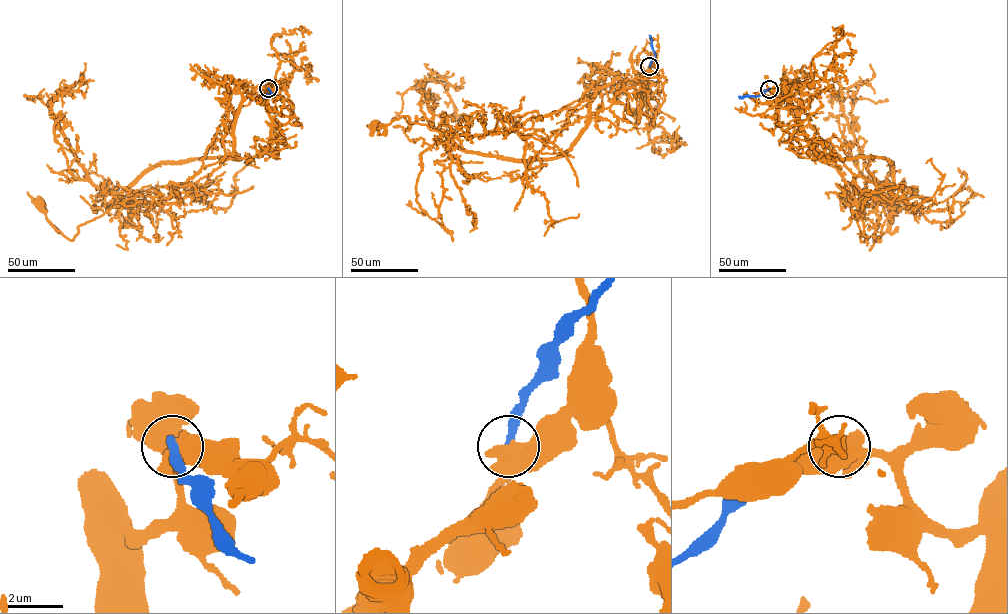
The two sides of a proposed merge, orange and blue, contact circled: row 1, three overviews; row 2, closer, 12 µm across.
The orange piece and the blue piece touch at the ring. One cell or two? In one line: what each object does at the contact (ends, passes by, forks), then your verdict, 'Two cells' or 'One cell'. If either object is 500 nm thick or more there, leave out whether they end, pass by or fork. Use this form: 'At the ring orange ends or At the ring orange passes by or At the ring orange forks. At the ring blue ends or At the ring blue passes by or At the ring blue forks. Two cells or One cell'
Two cells

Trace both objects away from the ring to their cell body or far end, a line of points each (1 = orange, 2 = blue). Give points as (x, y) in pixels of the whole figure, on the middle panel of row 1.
1: (649, 66), (637, 80), (596, 91), (587, 127), (553, 157), (466, 151), (407, 116), (375, 123)
2: (649, 66), (655, 56), (649, 35)

